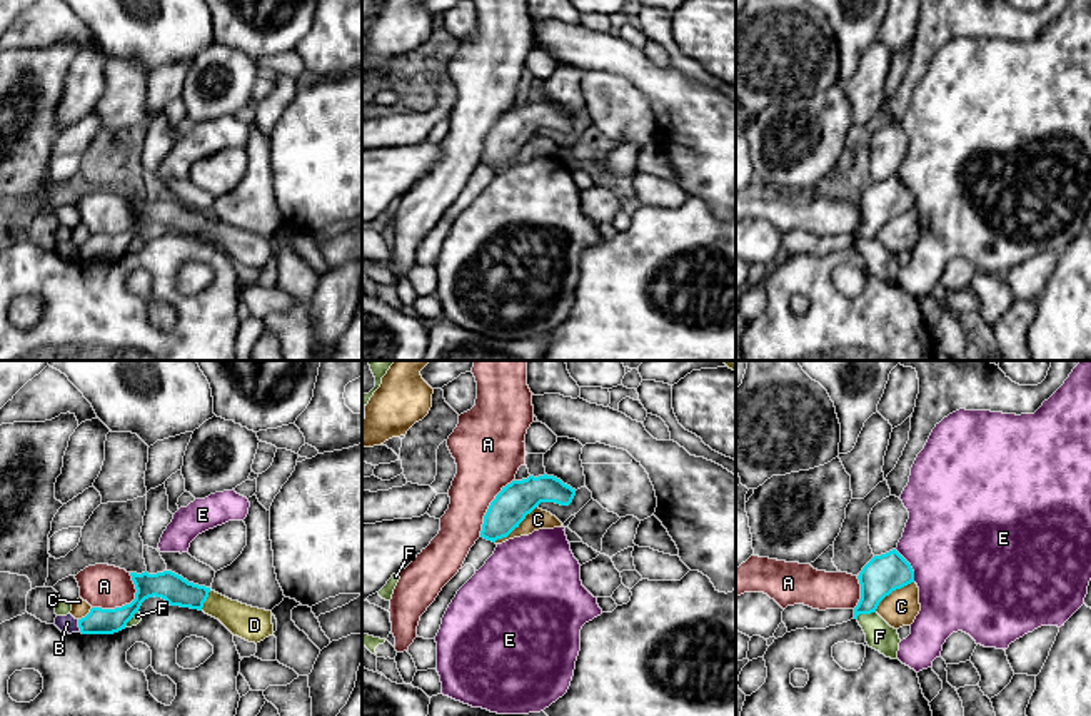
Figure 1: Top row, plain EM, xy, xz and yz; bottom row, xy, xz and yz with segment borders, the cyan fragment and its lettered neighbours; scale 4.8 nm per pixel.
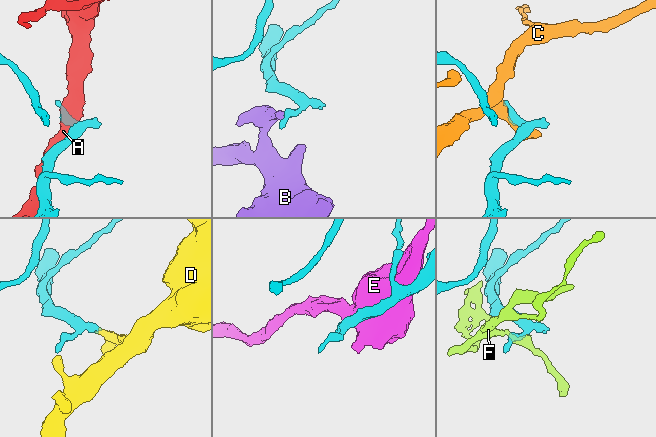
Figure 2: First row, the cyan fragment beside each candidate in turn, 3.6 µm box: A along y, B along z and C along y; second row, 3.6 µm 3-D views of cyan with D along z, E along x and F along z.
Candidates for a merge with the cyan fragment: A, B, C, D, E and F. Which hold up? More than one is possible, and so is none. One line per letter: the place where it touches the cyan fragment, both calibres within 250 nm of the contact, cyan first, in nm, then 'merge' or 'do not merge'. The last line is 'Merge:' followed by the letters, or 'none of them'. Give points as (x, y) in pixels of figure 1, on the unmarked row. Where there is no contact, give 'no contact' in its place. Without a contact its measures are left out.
A: contact xy (125, 231); calibres 140 and 220 nm; do not merge
B: contact xy (79, 252); calibres 130 and 80 nm; do not merge
C: contact xz (514, 154); calibres 170 and 100 nm; do not merge
D: contact xy (206, 226); calibres 140 and 160 nm; merge
E: contact yz (910, 192); calibres 190 and 480 nm; do not merge
F: contact yz (864, 239); calibres 190 and 140 nm; do not merge
Merge: D

